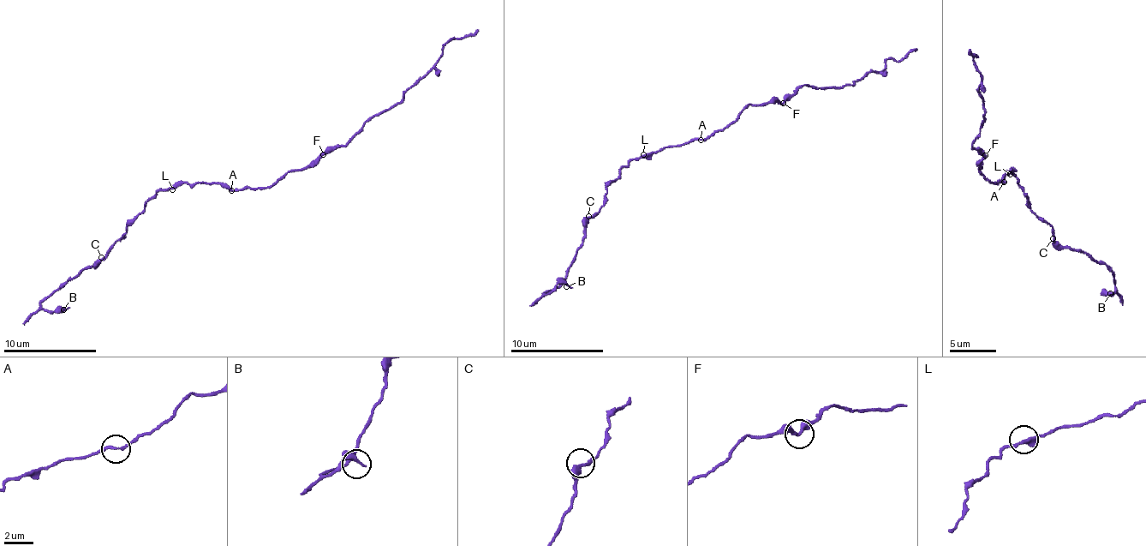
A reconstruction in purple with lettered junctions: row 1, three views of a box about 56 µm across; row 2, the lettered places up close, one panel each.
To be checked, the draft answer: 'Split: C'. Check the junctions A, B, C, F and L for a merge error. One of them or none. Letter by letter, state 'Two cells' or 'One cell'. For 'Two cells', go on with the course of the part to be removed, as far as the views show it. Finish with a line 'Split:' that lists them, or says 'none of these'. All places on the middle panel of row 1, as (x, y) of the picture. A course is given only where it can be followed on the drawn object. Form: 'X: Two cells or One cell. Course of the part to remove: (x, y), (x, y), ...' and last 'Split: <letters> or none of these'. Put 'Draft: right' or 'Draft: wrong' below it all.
A: One cell
B: One cell
C: One cell
F: One cell
L: One cell
Split: none of these
Draft: wrong

